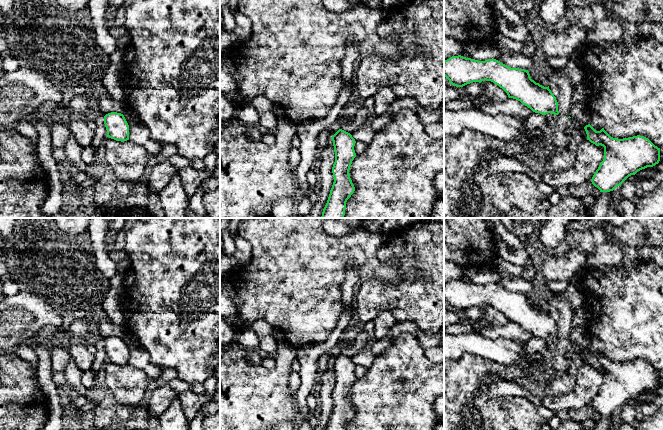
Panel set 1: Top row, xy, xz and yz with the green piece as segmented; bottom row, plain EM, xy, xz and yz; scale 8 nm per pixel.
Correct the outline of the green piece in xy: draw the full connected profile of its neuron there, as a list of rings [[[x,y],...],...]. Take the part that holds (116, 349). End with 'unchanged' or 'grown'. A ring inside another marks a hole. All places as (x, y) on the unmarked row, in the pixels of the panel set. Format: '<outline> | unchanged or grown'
[[[111,336],[104,340],[107,361],[116,365],[129,364],[129,349],[123,338]]] | unchanged

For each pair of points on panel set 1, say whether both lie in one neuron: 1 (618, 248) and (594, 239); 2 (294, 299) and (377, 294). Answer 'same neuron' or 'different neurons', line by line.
1: different neurons
2: different neurons

